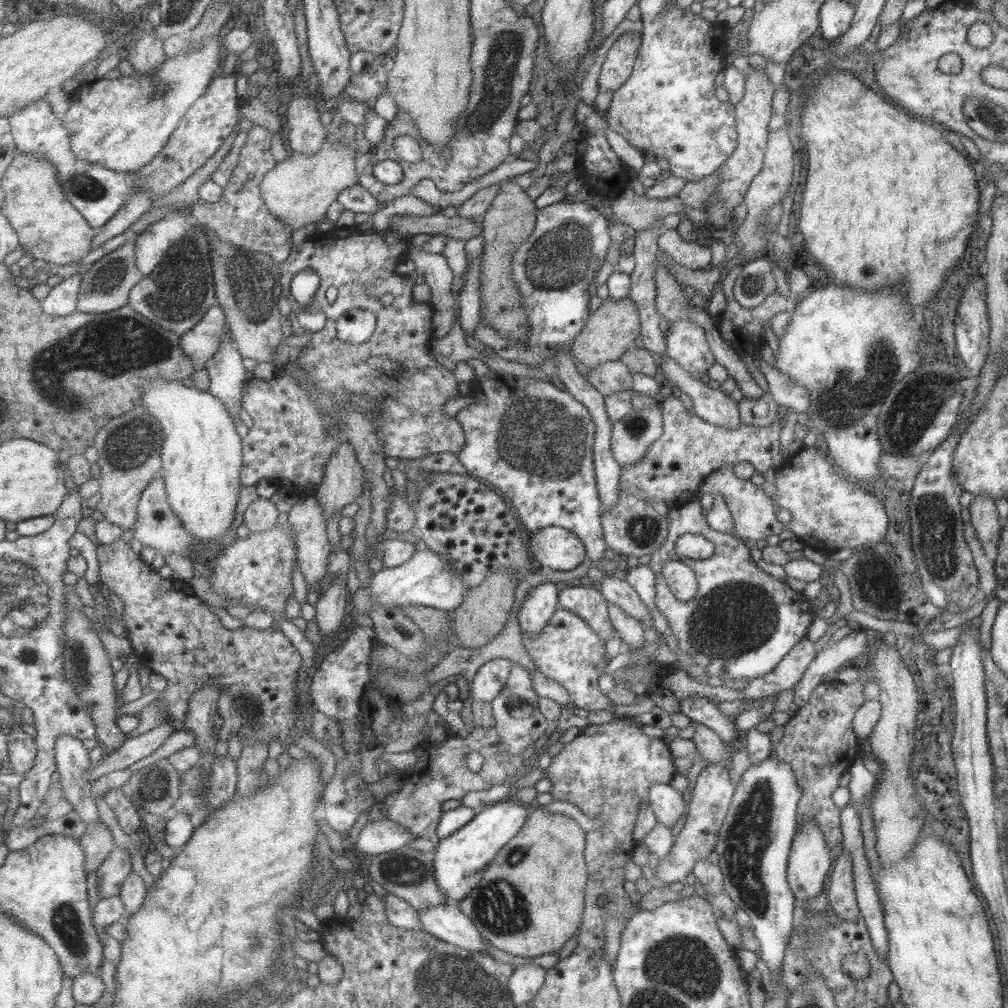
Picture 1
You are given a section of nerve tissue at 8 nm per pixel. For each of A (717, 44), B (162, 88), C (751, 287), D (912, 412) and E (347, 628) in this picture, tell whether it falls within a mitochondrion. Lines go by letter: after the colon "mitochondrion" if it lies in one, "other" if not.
A: other
B: mitochondrion
C: mitochondrion
D: mitochondrion
E: other

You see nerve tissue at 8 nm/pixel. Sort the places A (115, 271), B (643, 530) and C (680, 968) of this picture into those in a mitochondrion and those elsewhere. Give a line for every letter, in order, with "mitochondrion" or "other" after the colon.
A: mitochondrion
B: mitochondrion
C: mitochondrion

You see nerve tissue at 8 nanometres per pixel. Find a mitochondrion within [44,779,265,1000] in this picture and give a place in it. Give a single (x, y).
(66, 922)

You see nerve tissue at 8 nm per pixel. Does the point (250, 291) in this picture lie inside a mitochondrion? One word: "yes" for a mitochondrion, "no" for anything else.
yes

